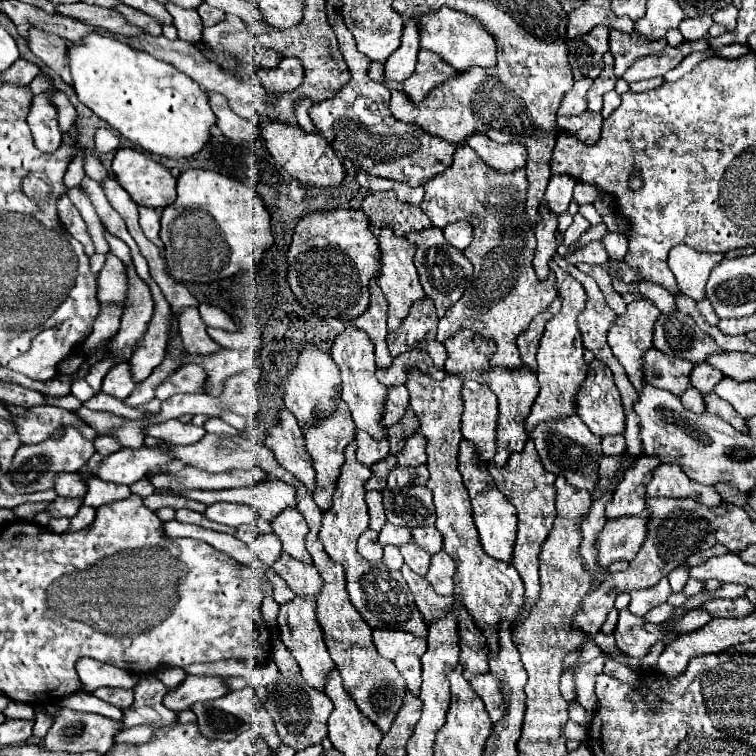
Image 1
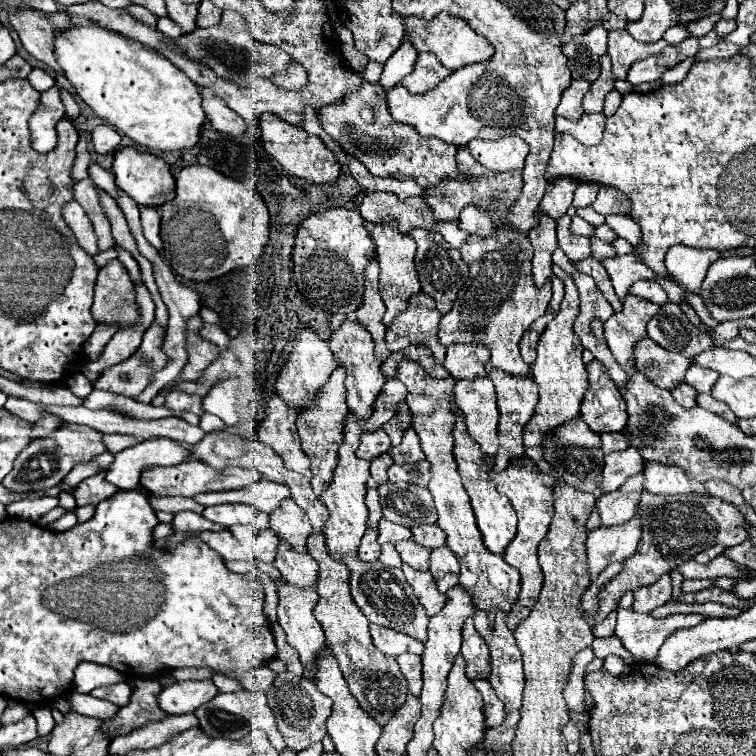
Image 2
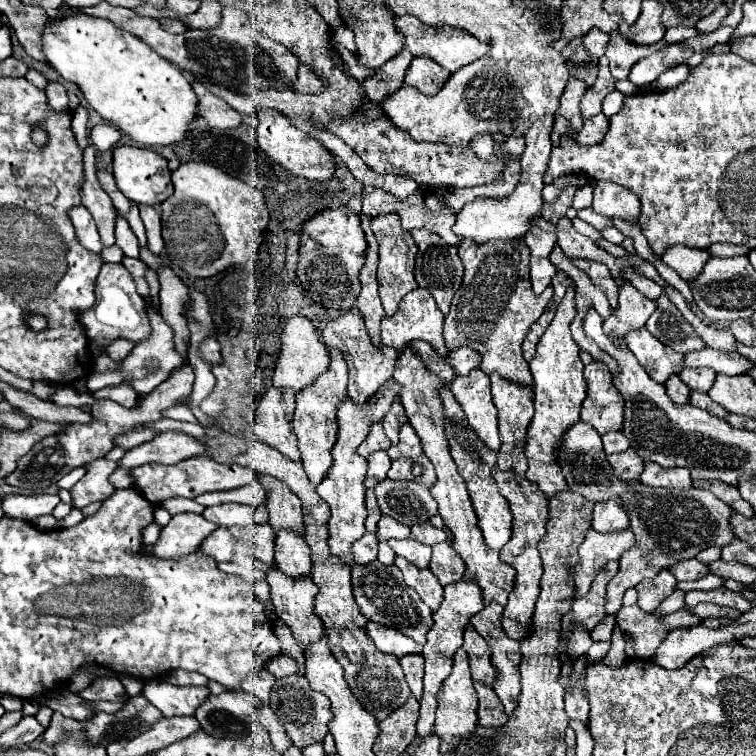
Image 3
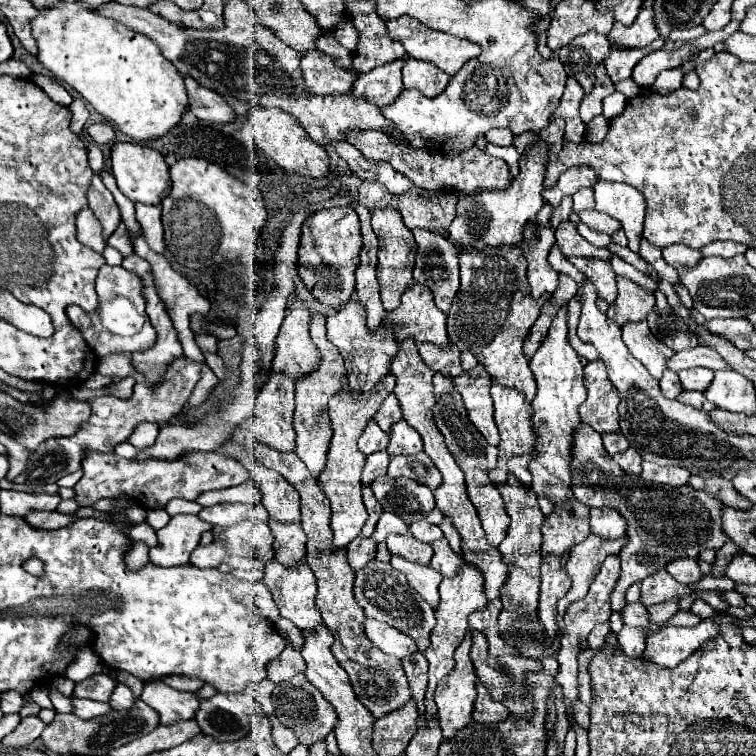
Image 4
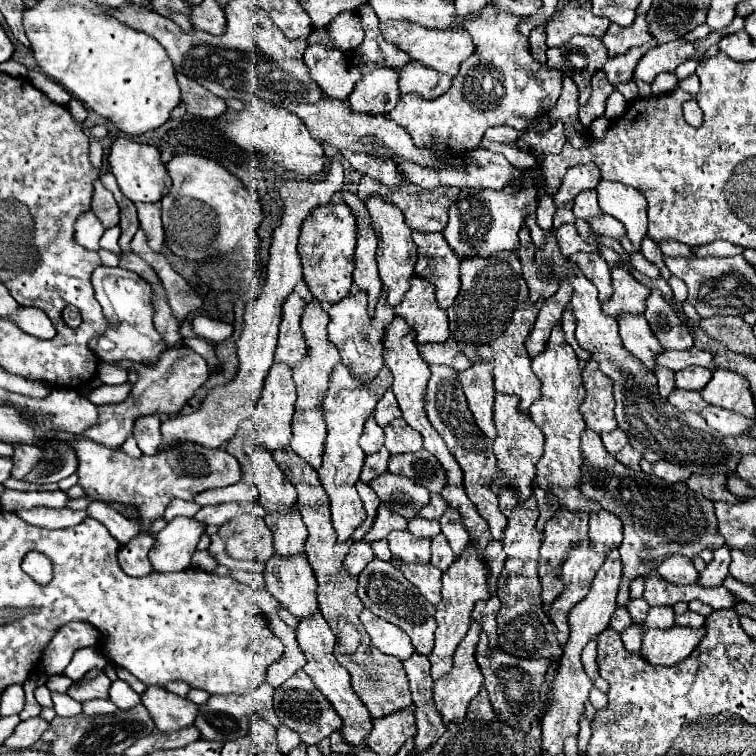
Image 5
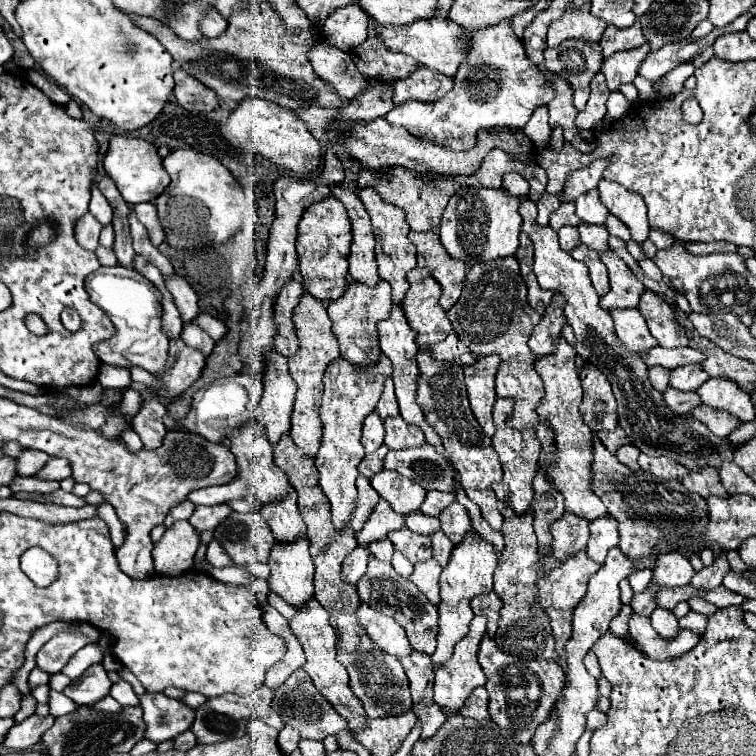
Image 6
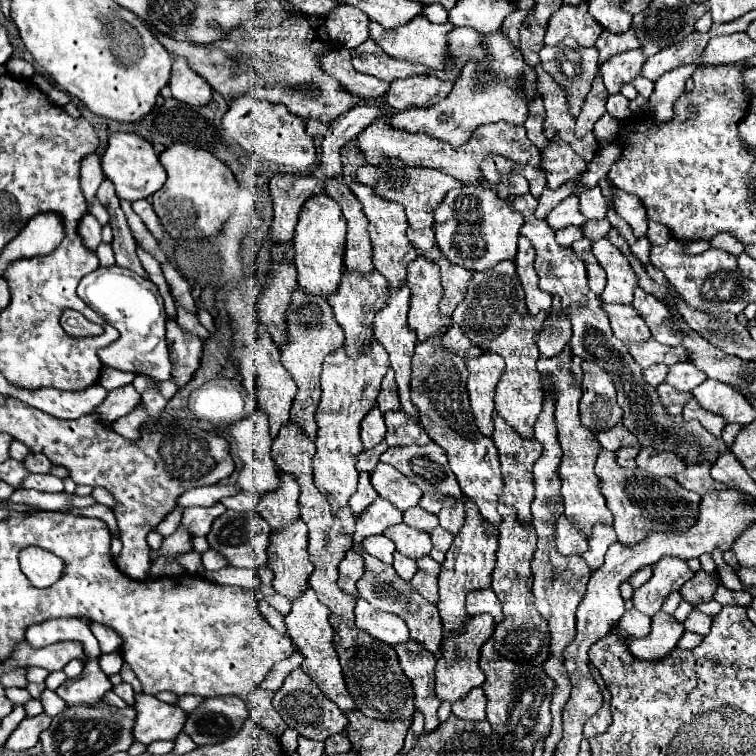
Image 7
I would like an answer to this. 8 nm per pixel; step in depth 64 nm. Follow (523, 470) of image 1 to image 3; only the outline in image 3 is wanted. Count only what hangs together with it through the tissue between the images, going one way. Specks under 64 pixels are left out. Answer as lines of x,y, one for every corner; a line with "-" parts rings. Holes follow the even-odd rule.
498,471
493,478
500,488
500,494
508,500
510,510
514,514
514,532
508,544
504,544
504,548
500,550
500,560
510,564
512,568
516,568
518,576
516,576
516,586
514,592
510,594
510,600
504,608
504,616
502,616
502,626
504,632
512,638
512,640
522,640
522,636
526,636
526,632
530,632
530,620
534,614
534,606
536,606
536,598
540,594
540,580
542,580
542,560
538,556
536,544
540,542
540,538
546,534
546,522
548,522
548,496
542,494
538,490
538,486
530,482
527,478
518,476
513,471

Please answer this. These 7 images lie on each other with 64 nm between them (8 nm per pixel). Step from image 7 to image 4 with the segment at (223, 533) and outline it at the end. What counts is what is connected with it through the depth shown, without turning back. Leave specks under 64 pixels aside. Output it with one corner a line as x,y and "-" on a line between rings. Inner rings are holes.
256,518
226,528
224,540
230,554
252,556
264,564
274,558
274,548
272,548
274,536
270,532
270,526

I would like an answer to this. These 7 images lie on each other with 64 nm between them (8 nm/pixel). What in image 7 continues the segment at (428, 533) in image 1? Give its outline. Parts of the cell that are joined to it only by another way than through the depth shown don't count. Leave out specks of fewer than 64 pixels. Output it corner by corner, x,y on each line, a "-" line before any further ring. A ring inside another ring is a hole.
414,506
410,510
404,512
404,522
416,530
422,530
422,532
430,532
438,526
438,518
426,510
422,510
420,506

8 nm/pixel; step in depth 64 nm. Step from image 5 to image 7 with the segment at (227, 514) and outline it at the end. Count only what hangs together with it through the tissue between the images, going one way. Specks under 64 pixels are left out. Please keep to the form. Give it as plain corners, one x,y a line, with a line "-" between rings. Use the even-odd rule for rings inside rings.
214,504
210,508
200,508
200,506
192,506
184,512
182,524
186,524
186,528
190,528
190,534
194,536
206,536
212,528
212,522
222,516
226,512
224,504

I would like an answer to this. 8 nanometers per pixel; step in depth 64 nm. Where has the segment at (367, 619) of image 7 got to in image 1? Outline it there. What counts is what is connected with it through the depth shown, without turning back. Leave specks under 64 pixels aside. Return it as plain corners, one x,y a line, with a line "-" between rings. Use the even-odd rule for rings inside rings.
376,628
374,646
378,648
378,654
388,660
394,660
398,654
422,656
426,652
426,638
414,636
410,632
400,632
400,630

